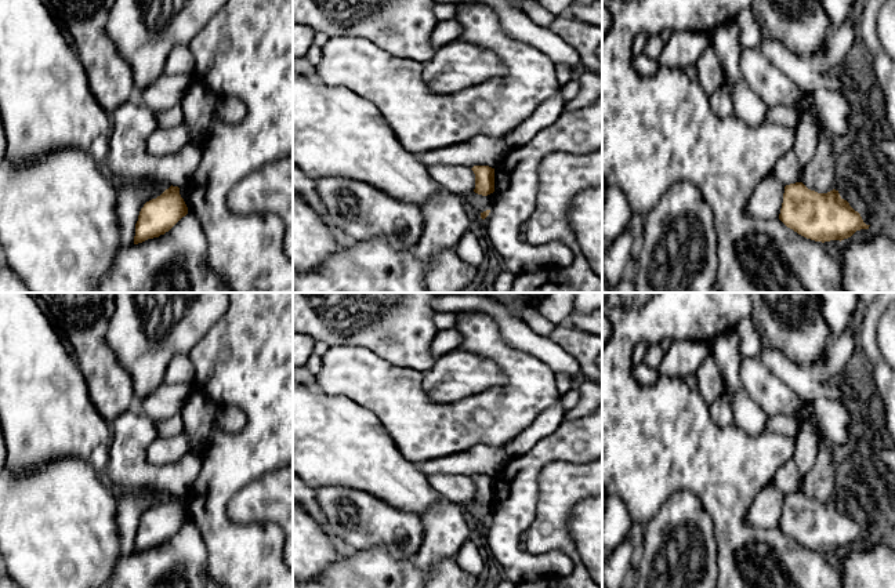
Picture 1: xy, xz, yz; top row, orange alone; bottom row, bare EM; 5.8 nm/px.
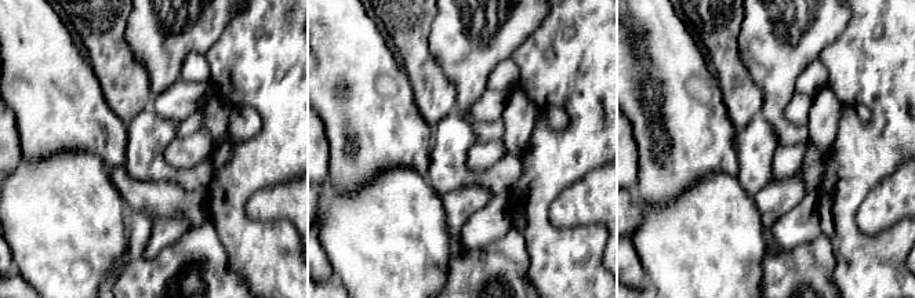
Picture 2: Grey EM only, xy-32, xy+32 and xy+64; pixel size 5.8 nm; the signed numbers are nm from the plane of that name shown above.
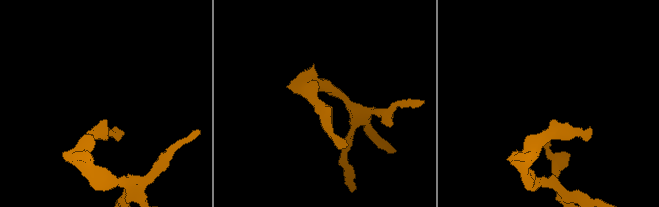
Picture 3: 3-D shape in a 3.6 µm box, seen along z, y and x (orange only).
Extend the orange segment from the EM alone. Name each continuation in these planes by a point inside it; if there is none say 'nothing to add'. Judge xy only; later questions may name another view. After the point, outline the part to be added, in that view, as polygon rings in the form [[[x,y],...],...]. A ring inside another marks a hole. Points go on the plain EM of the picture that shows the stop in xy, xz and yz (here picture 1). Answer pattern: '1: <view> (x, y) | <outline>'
nothing to add

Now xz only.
nothing to add

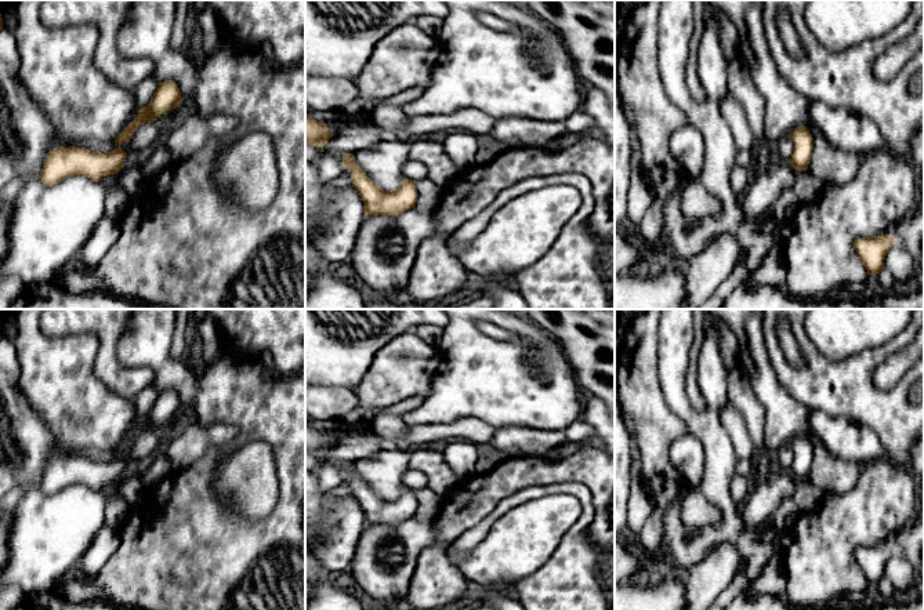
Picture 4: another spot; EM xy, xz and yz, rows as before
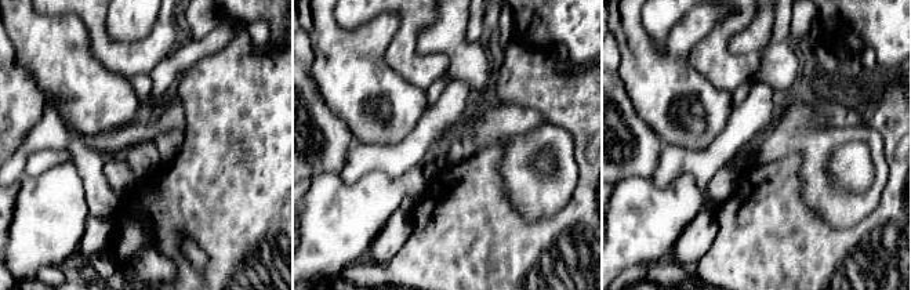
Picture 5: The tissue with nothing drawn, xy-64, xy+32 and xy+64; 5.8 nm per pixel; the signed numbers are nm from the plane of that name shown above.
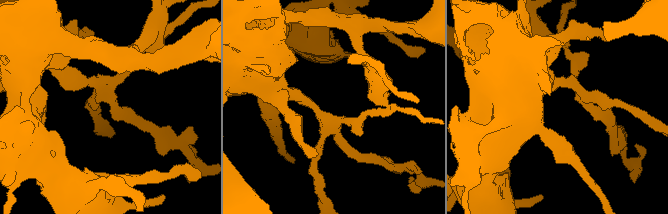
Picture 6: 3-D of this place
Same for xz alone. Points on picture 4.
nothing to add

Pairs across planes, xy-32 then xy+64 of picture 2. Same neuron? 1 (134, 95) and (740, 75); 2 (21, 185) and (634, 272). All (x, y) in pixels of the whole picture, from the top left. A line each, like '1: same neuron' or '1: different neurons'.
1: same neuron
2: different neurons

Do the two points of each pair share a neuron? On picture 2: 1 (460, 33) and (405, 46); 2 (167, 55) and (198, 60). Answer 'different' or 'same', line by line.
1: different
2: different

